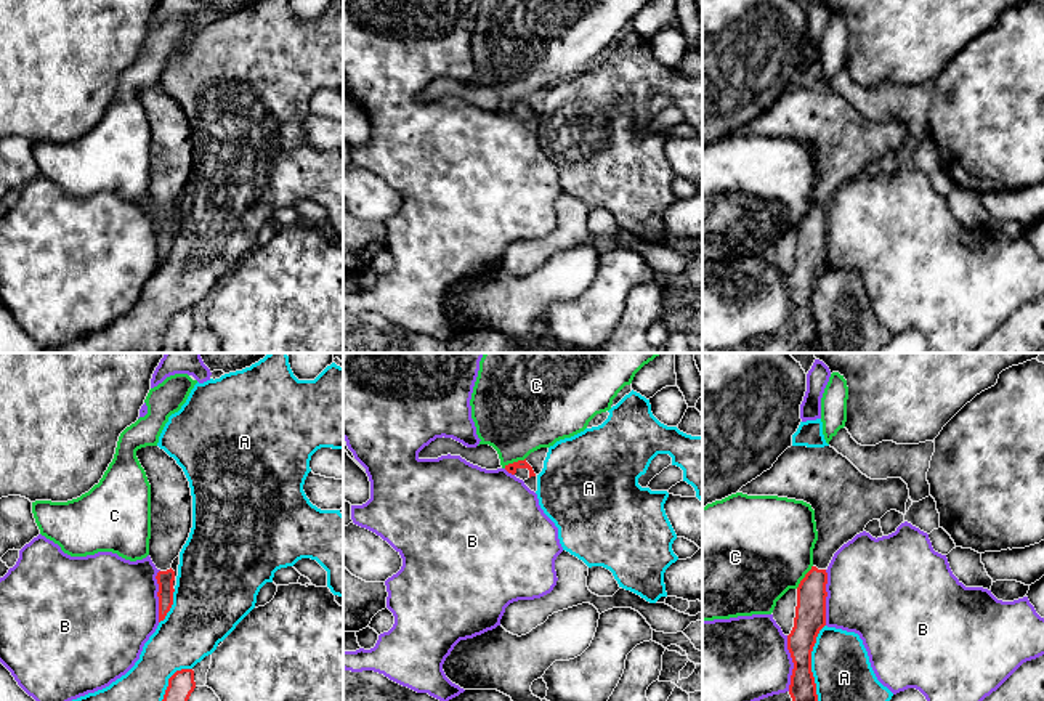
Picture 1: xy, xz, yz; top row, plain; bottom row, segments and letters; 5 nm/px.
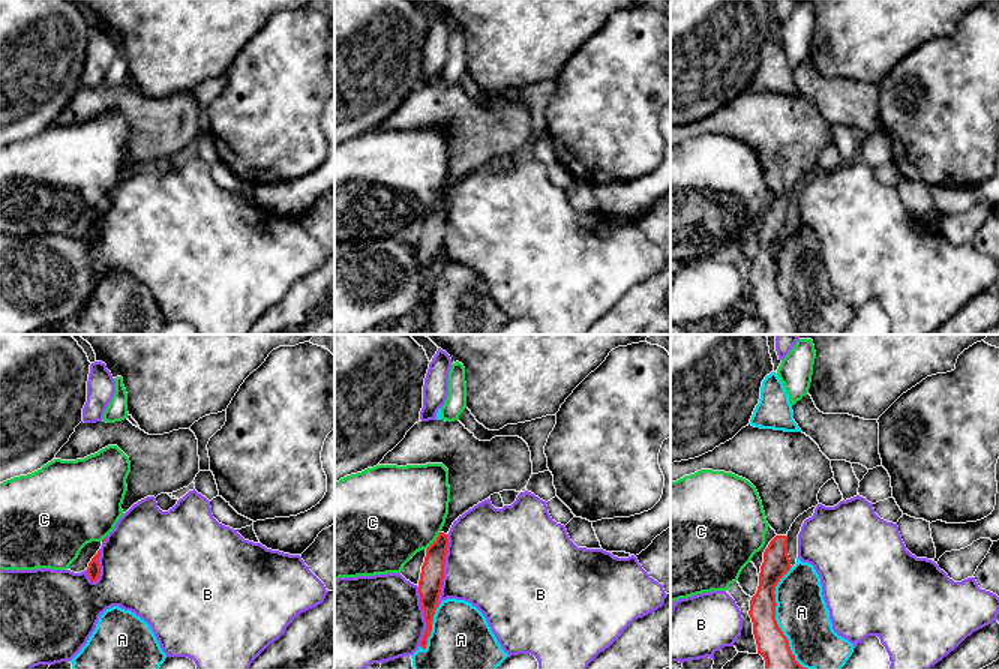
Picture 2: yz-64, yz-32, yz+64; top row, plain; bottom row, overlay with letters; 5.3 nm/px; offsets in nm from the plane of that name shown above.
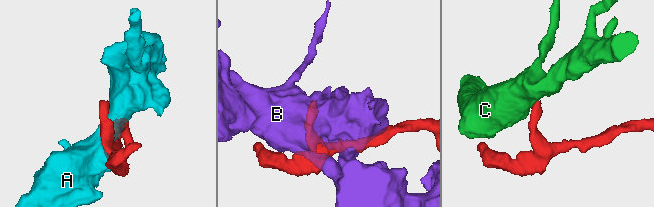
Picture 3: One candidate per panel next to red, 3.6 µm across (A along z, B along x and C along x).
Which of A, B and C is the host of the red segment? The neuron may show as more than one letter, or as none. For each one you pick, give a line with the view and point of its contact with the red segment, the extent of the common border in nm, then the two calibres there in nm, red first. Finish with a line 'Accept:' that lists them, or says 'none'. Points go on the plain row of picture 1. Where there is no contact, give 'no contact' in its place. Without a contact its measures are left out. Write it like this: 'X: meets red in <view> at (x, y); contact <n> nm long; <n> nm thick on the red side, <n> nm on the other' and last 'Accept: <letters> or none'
Accept: none

